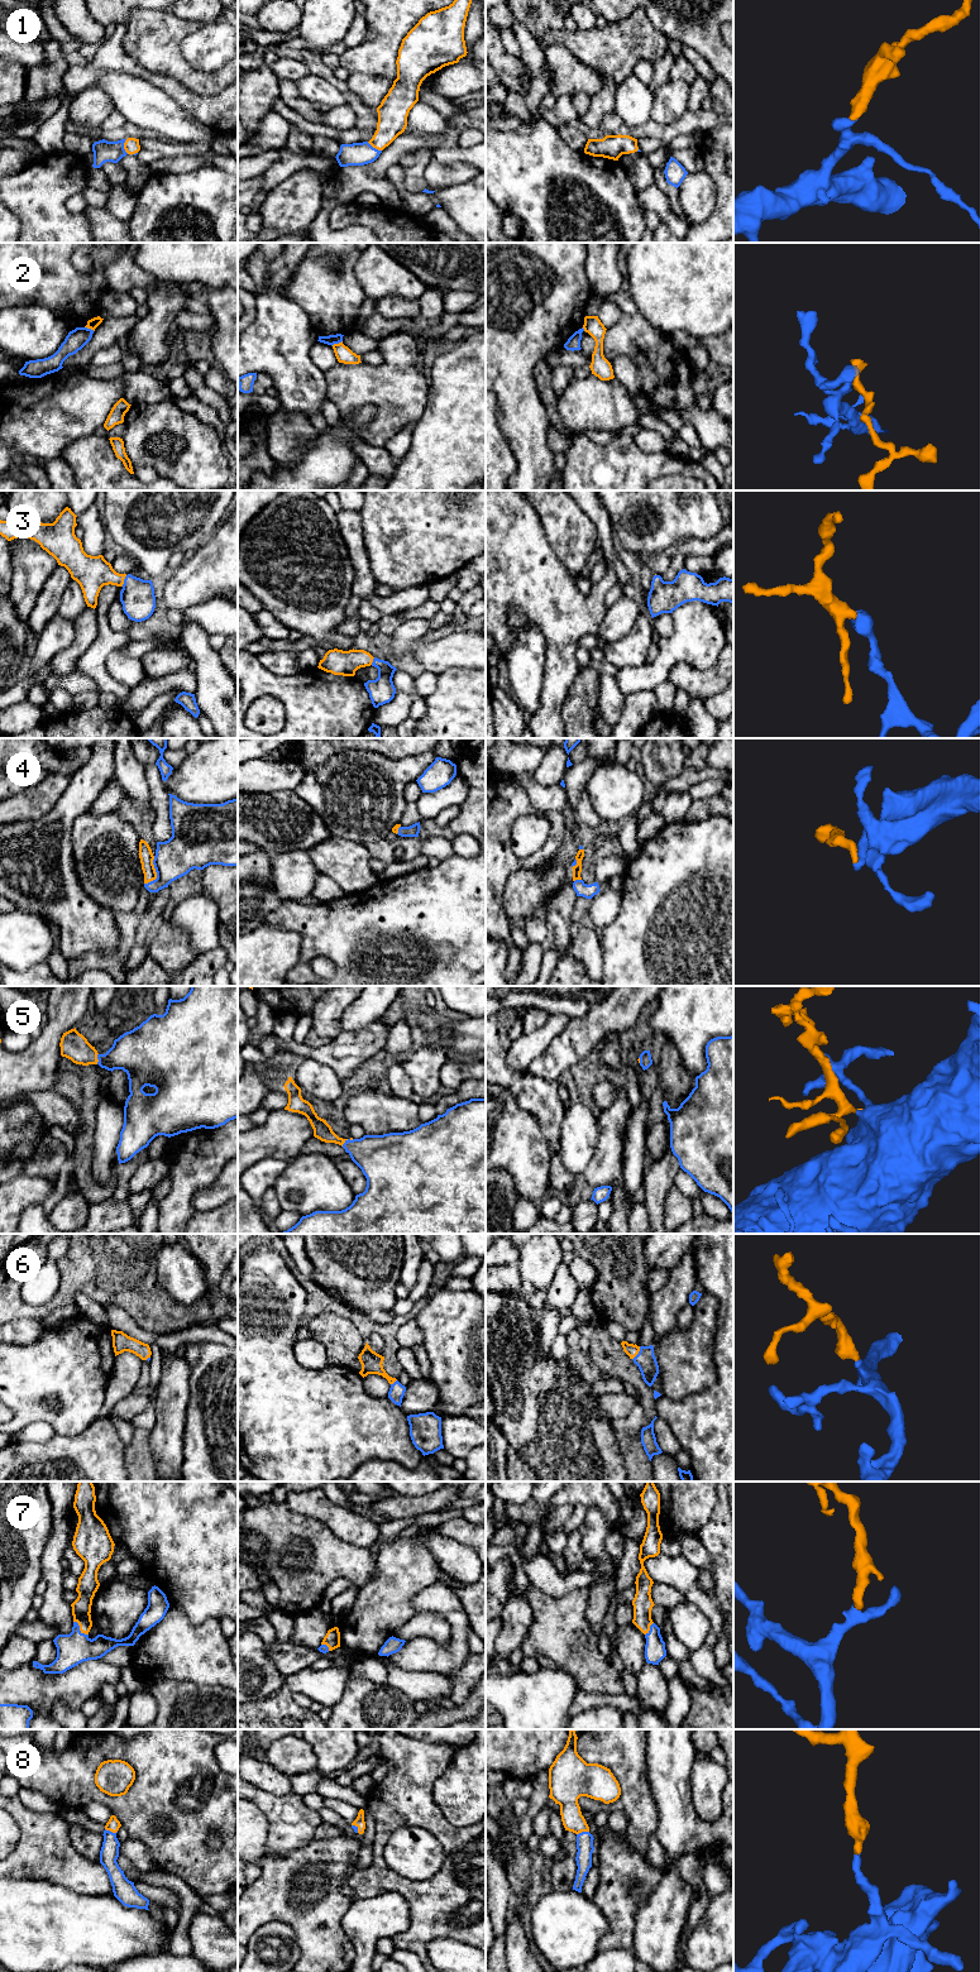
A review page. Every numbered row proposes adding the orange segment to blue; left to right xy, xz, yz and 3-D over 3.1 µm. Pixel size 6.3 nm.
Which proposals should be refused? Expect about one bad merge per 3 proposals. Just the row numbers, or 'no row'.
2

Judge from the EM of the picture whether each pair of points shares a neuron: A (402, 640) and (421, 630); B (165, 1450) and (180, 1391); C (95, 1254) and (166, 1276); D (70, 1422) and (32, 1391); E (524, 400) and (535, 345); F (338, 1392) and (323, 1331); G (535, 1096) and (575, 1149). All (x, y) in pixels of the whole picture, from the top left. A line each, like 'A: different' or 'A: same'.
A: same
B: same
C: different
D: same
E: same
F: different
G: different

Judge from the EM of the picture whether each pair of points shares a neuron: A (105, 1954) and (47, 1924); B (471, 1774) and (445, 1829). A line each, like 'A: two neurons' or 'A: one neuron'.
A: one neuron
B: two neurons

